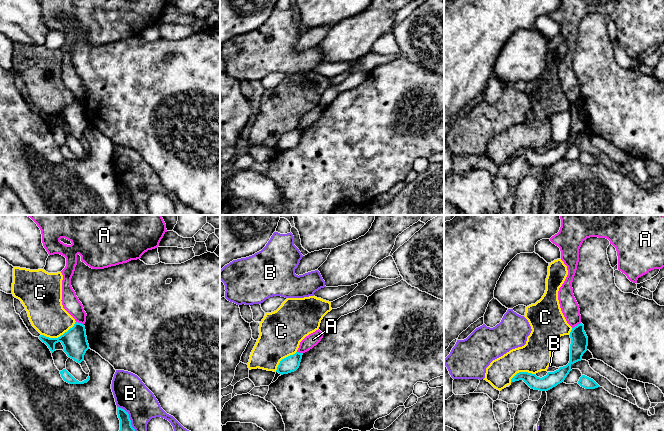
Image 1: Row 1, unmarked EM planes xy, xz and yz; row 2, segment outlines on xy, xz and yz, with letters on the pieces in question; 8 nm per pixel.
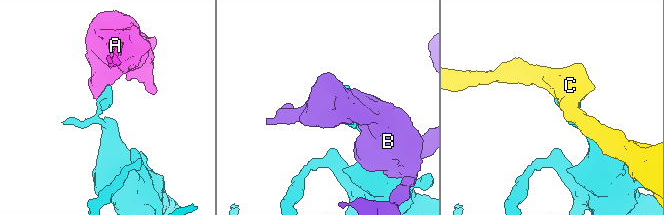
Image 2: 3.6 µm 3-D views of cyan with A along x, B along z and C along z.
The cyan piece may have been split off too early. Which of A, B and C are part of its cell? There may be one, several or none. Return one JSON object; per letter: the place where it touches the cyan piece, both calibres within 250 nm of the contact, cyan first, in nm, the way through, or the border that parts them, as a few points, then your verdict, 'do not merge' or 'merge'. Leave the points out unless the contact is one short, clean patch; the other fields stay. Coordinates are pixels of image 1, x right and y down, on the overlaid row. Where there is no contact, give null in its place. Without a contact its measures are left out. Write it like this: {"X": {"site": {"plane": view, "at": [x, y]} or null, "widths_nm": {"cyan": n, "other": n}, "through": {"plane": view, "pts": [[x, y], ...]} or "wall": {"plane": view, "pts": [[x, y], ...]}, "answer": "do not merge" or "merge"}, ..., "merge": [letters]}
{"A": {"site": {"plane": "yz", "at": [577, 325]}, "widths_nm": {"cyan": 140, "other": 140}, "wall": {"plane": "yz", "pts": [[580, 322], [572, 328]]}, "answer": "do not merge"}, "B": {"site": {"plane": "xy", "at": [128, 417]}, "widths_nm": {"cyan": 100, "other": 260}, "answer": "do not merge"}, "C": {"site": {"plane": "xy", "at": [60, 336]}, "widths_nm": {"cyan": 200, "other": 280}, "answer": "do not merge"}, "merge": []}

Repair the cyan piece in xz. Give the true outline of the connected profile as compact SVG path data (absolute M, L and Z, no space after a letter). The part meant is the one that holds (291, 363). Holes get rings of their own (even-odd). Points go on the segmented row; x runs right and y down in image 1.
M296 352L295 354L282 359L276 372L283 375L296 371L300 366L302 355L303 353Z

